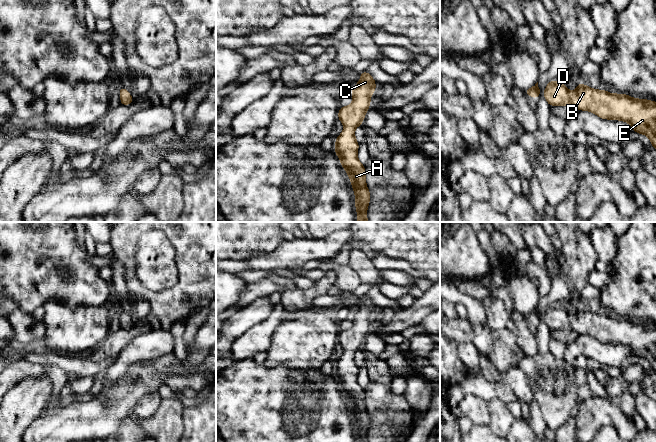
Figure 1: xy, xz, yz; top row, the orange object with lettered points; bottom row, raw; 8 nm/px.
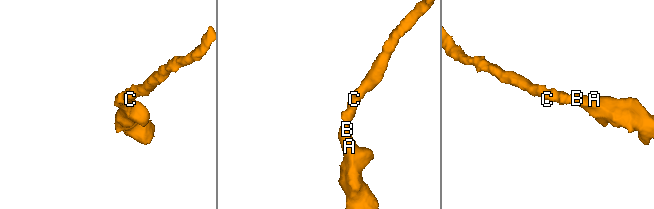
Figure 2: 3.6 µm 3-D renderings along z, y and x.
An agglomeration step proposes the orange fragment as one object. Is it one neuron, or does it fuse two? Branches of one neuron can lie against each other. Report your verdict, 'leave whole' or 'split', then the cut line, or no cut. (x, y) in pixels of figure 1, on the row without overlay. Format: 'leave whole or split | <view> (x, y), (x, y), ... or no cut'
leave whole | no cut

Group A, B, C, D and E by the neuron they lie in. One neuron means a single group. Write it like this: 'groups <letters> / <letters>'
groups A B C D E

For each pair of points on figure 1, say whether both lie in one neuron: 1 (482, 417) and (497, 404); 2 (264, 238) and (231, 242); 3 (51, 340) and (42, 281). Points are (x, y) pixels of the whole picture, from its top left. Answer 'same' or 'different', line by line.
1: different
2: same
3: different

